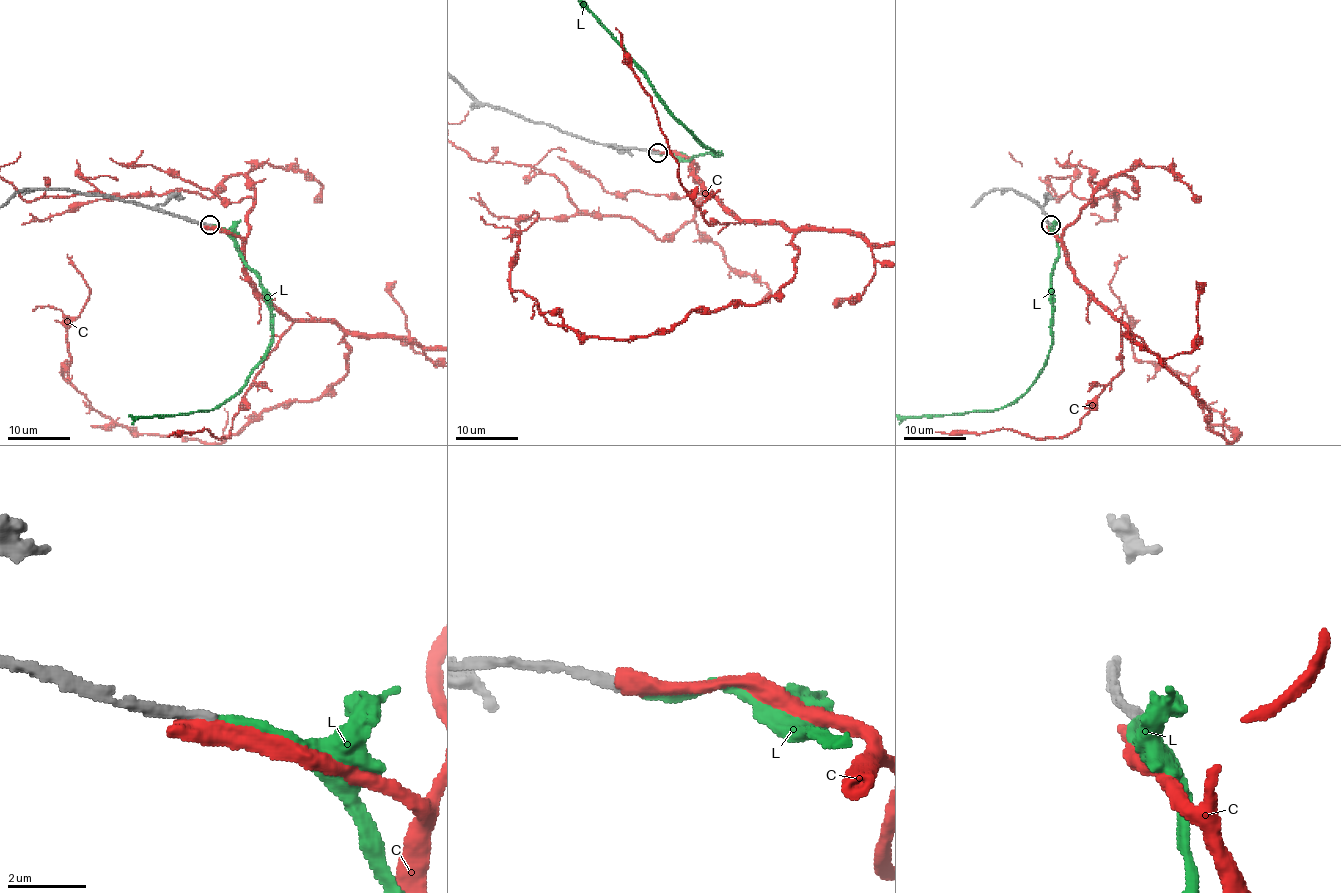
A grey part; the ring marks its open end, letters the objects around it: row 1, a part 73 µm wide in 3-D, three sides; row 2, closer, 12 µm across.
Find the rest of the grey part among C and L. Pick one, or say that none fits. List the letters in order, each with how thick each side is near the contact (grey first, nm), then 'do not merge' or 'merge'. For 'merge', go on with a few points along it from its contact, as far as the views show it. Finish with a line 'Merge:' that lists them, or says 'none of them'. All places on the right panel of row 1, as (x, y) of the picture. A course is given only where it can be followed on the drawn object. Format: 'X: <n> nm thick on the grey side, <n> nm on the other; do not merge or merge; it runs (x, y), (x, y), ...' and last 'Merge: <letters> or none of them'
C: 300 nm thick on the grey side, 600 nm on the other; do not merge
L: 260 nm thick on the grey side, 300 nm on the other; merge
Merge: L

